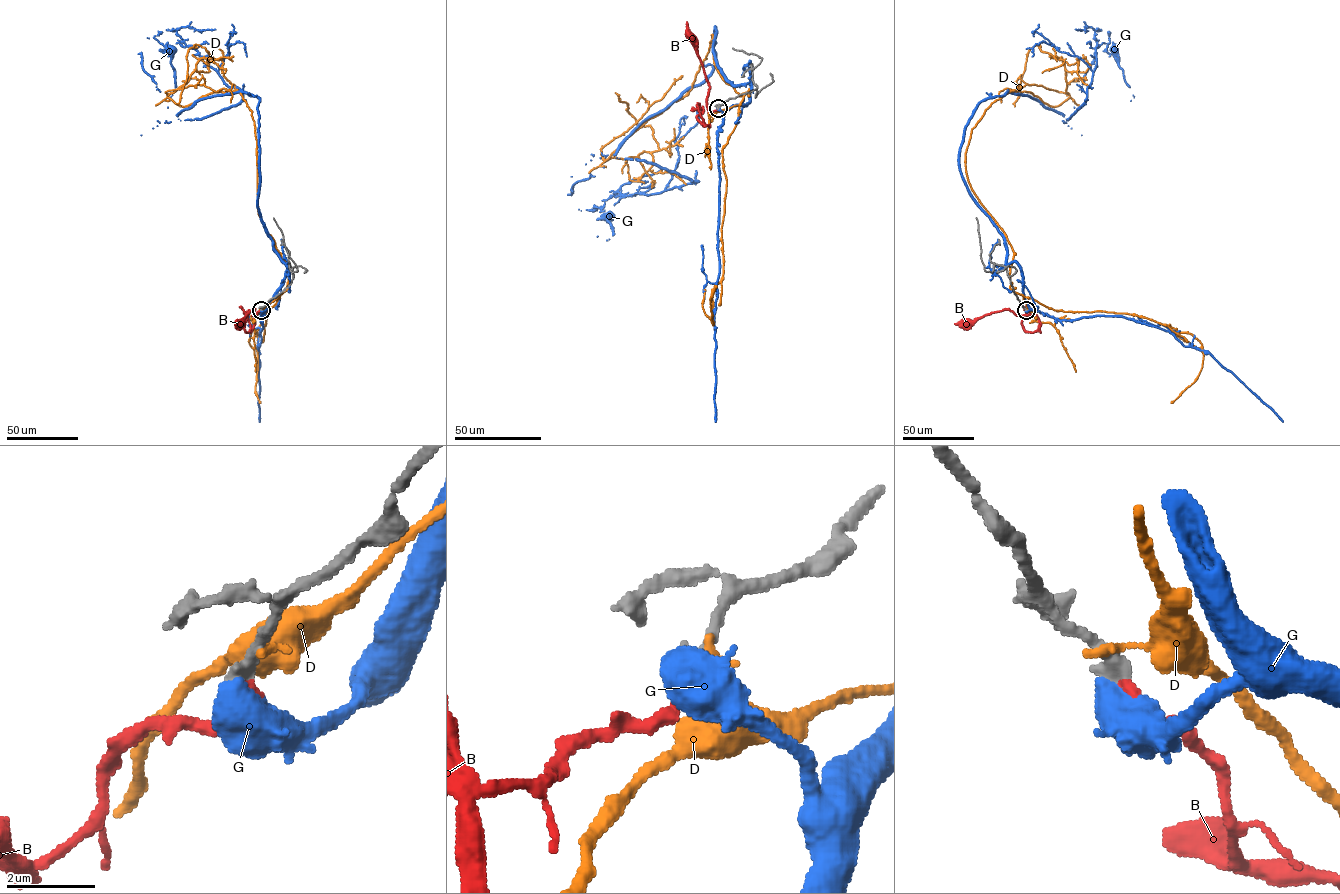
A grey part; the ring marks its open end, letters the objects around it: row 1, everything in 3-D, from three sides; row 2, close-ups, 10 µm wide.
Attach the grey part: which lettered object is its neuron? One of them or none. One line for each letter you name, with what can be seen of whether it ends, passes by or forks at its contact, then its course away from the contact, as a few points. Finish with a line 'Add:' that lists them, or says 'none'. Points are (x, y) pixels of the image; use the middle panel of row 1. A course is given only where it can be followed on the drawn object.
B: it ends there; it runs (718, 108), (709, 112), (709, 82), (692, 37)
Add: B

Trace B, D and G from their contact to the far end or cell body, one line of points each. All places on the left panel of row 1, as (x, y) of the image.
B: (261, 309), (255, 315), (252, 310), (240, 323)
D: (262, 308), (288, 277), (258, 214), (252, 111), (236, 90), (168, 97), (213, 58), (198, 44), (180, 106)
G: (261, 309), (288, 262), (258, 207), (259, 98), (200, 98), (180, 120), (243, 92), (196, 49), (172, 50)

